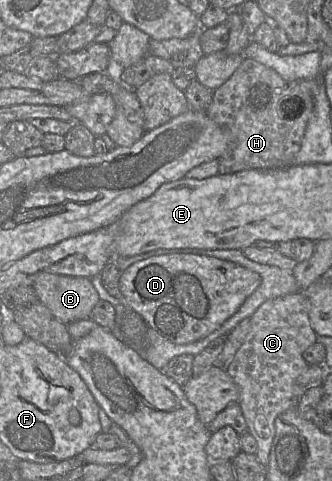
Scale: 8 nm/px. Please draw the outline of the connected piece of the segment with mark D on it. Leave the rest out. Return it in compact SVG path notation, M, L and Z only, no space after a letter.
M172 253L133 263L121 273L120 290L127 305L172 343L198 341L219 328L260 286L258 273L219 258Z

